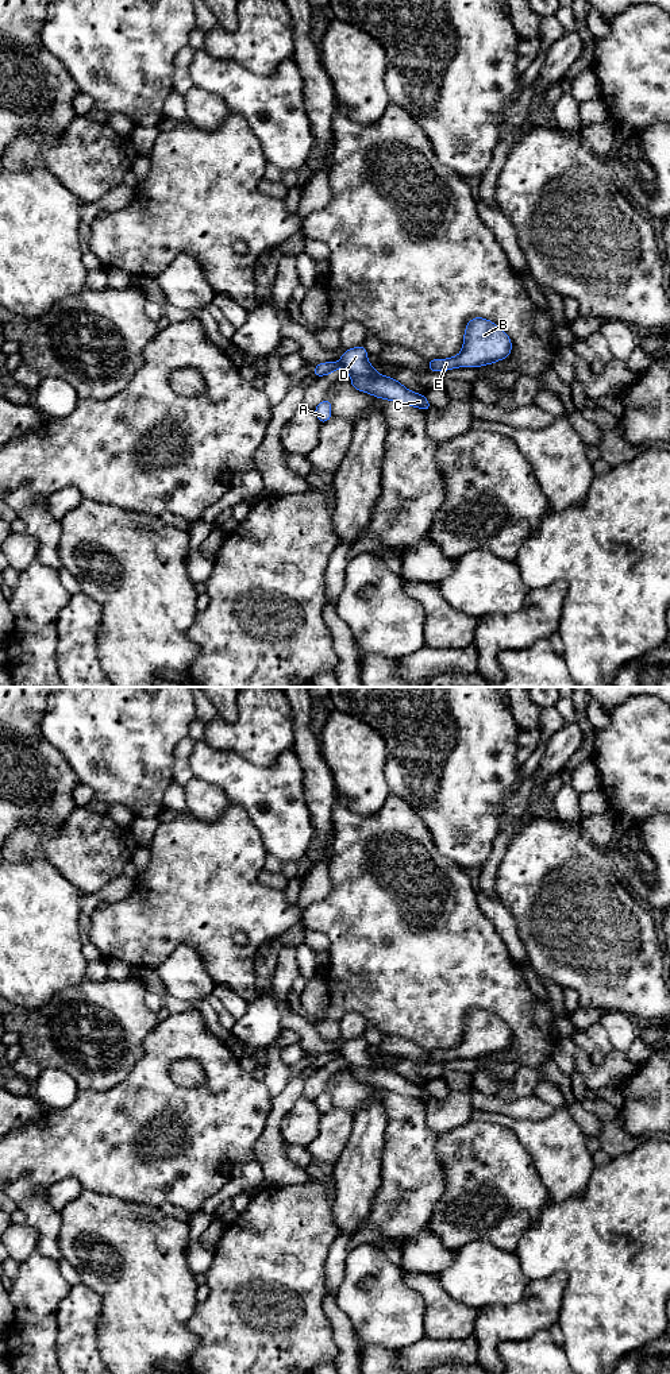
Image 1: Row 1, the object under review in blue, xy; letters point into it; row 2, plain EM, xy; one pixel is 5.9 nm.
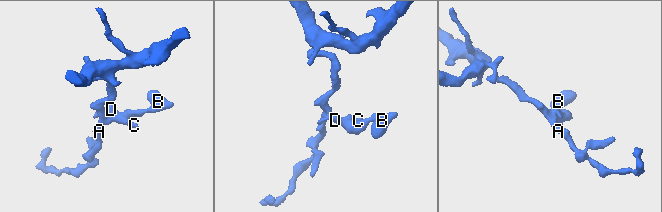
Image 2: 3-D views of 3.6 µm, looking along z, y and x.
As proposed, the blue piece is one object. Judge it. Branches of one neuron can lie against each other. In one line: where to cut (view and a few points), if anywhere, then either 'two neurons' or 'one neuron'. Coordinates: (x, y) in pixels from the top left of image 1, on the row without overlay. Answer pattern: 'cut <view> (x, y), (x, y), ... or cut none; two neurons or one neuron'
cut xy (351, 1065), (384, 1068); two neurons

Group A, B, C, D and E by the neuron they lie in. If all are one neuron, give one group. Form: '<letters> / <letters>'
A C / B D E

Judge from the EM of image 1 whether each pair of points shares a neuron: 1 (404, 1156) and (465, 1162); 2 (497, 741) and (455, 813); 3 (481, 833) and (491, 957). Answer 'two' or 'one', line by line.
1: two
2: one
3: two

